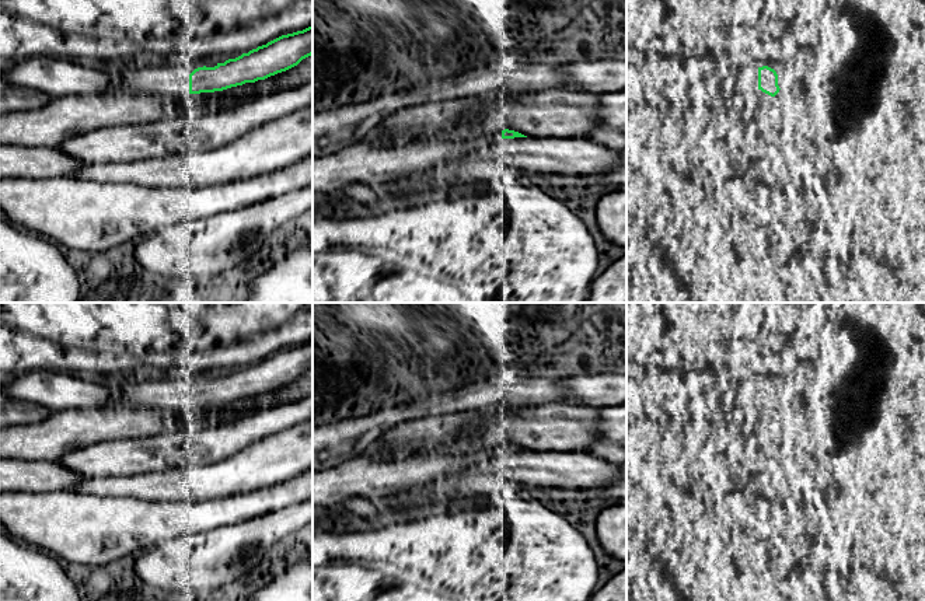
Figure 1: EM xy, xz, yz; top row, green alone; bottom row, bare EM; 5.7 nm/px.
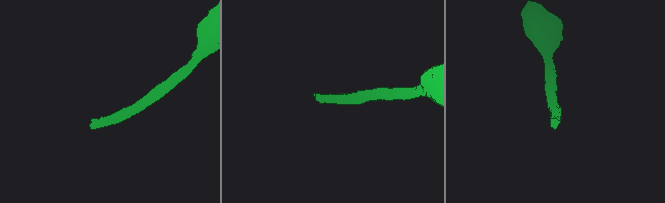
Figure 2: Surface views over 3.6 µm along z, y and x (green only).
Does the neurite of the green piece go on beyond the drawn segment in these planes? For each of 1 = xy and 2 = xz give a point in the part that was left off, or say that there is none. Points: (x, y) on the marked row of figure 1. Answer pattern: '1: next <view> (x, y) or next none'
1: next xy (170, 81)
2: next none

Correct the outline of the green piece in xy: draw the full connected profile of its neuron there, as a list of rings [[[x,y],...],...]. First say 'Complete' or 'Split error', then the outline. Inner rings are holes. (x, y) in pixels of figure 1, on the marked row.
Split error. [[[308,27],[282,35],[214,67],[203,66],[192,73],[184,67],[149,67],[116,76],[115,92],[181,98],[188,94],[223,91],[286,71],[311,55],[313,27]]]

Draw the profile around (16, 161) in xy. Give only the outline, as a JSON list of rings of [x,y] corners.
[[[0,144],[0,179],[71,177],[85,165],[56,147]]]

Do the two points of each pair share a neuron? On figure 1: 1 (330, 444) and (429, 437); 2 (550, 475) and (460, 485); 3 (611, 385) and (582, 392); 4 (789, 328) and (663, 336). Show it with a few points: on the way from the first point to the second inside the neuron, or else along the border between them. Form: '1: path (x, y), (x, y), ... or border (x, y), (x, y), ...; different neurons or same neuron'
1: border (400, 423), (386, 427), (359, 456); different neurons
2: path (527, 471), (492, 471), (482, 478); same neuron
3: path (604, 390), (589, 390); same neuron
4: path (758, 328), (694, 328); same neuron

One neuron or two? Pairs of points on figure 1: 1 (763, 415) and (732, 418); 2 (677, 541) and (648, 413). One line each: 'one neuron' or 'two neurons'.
1: one neuron
2: one neuron

